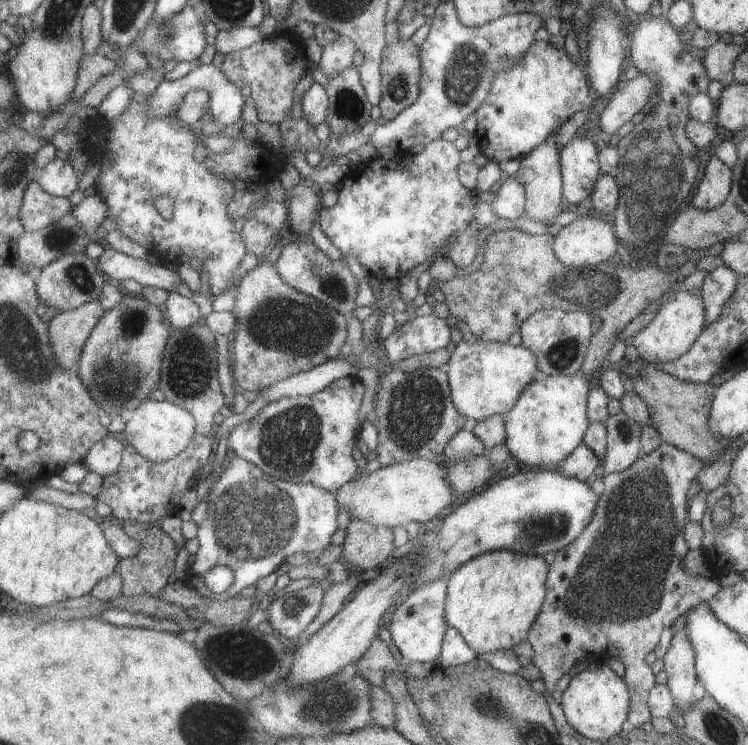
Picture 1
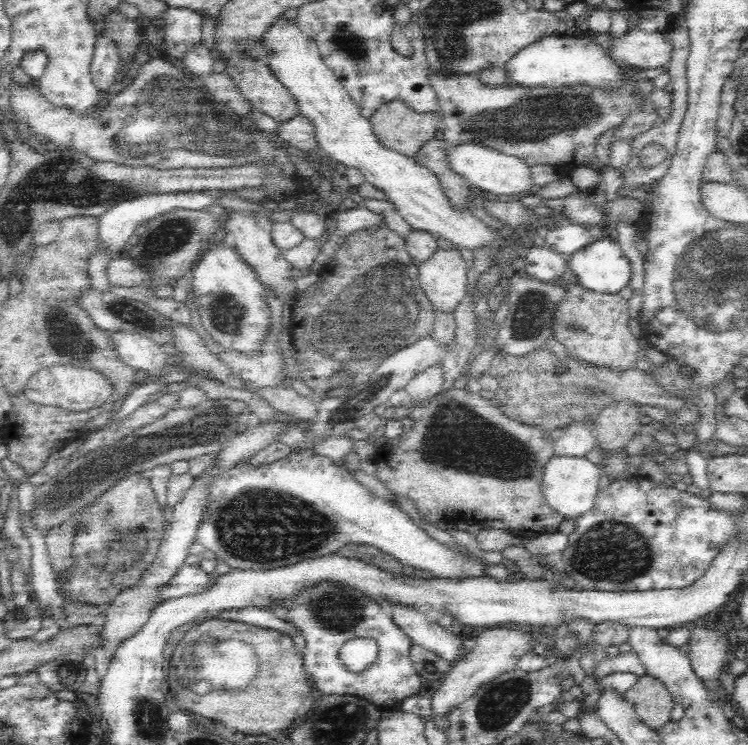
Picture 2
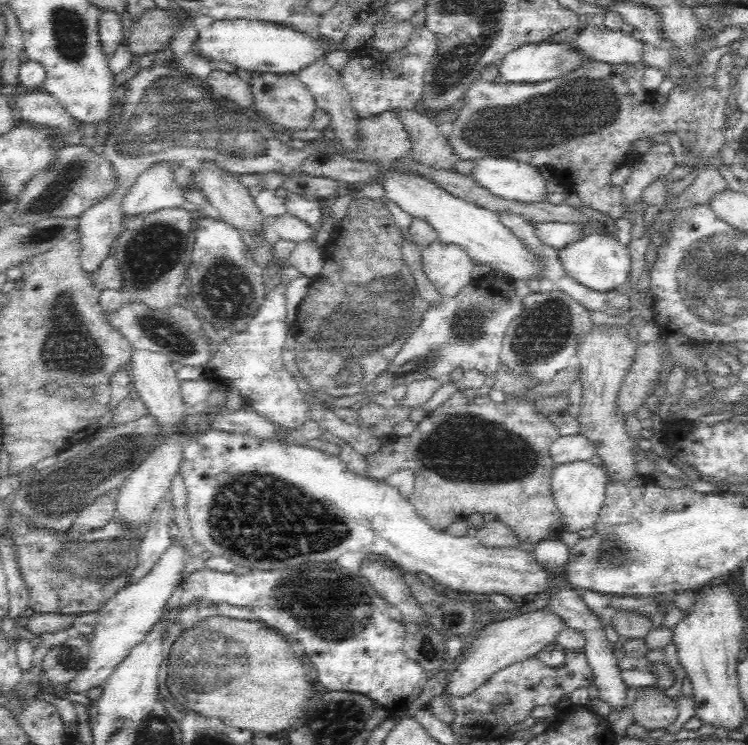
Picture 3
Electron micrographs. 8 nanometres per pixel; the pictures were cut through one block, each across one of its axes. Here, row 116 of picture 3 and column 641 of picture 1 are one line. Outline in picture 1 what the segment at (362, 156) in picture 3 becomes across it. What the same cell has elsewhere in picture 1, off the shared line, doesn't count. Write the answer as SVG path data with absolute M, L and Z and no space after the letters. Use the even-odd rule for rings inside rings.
M655 368L641 370L639 378L631 378L633 392L647 404L651 410L651 426L657 430L661 442L677 446L689 452L693 458L701 460L703 466L709 466L717 454L723 450L723 440L717 440L707 430L707 416L711 410L711 400L715 394L715 386L711 384L691 384L685 380L677 380L671 374L657 372Z

